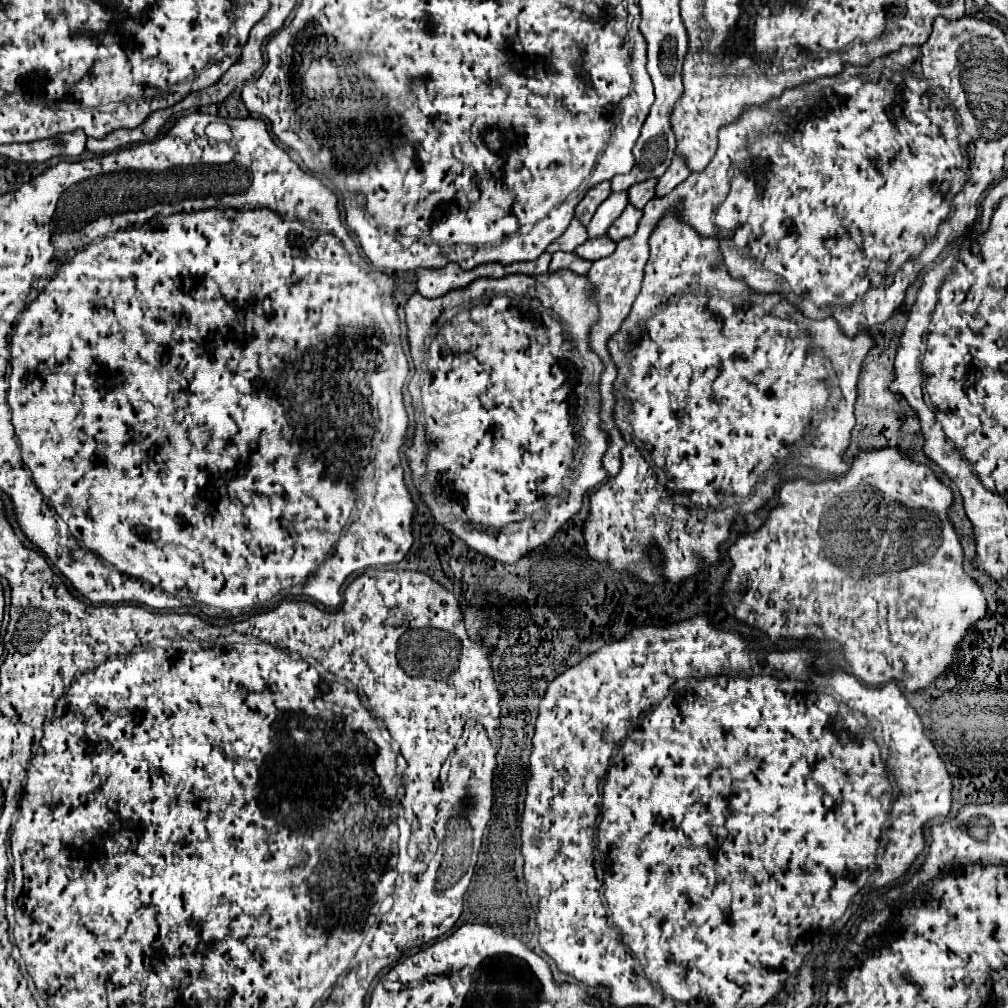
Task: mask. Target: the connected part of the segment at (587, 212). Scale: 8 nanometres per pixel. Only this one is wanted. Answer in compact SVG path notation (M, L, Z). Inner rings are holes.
M604 181L604 183L592 187L592 191L588 191L588 193L584 195L582 203L578 203L578 207L576 207L576 217L586 225L586 223L592 219L592 215L596 213L598 205L600 205L610 193L612 193L610 181Z

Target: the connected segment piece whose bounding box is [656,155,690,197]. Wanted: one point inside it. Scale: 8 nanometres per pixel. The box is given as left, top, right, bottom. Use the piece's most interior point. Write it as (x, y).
(677, 172)

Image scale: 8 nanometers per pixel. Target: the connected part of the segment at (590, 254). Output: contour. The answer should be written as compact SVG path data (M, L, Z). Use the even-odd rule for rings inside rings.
M600 235L600 237L588 239L580 247L576 247L576 255L584 257L584 259L590 259L590 261L596 261L600 257L612 255L614 249L616 249L616 241L612 241L608 235Z

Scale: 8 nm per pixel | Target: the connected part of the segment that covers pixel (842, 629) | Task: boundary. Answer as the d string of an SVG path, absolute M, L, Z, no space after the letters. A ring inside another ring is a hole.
M884 447L876 451L862 449L854 455L850 469L842 475L826 477L820 481L810 481L806 477L792 477L786 483L782 483L778 491L778 505L768 511L762 527L758 527L754 533L738 535L736 543L728 549L732 567L720 591L730 589L726 596L731 597L734 618L766 633L772 645L776 645L781 639L810 638L832 641L838 643L844 661L852 667L852 675L856 675L866 685L886 685L894 679L900 681L910 693L924 691L932 685L932 681L936 681L936 677L940 677L940 673L946 673L958 663L962 641L966 639L968 631L988 613L988 603L982 587L968 573L964 573L964 551L960 545L960 537L954 531L952 521L948 519L952 501L954 501L952 489L944 485L928 465L914 461L912 457L904 455L904 451L898 451L896 447Z

